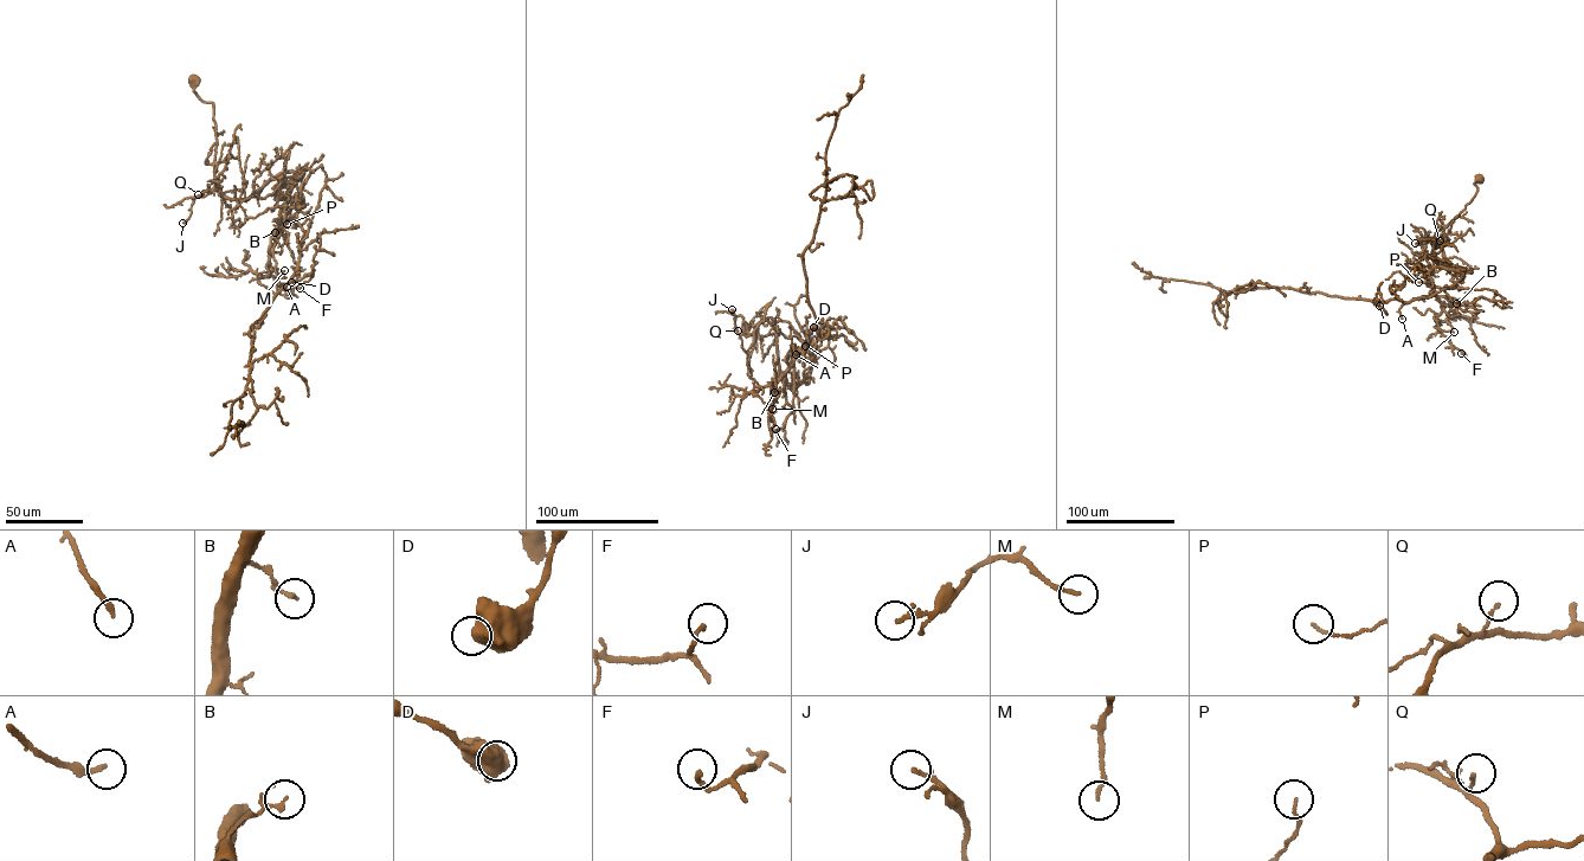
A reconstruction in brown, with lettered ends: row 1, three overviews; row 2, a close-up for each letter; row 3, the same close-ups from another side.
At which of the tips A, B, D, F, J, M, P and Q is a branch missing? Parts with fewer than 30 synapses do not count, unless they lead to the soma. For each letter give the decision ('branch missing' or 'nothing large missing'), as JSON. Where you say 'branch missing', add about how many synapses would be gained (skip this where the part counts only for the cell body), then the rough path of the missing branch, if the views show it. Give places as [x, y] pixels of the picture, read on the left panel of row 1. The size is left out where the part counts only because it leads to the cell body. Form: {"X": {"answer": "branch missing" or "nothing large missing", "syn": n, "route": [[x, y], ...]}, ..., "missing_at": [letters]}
{"A": {"answer": "branch missing", "syn": 40}, "B": {"answer": "nothing large missing"}, "D": {"answer": "nothing large missing"}, "F": {"answer": "nothing large missing"}, "J": {"answer": "nothing large missing"}, "M": {"answer": "nothing large missing"}, "P": {"answer": "nothing large missing"}, "Q": {"answer": "nothing large missing"}, "missing_at": ["A"]}

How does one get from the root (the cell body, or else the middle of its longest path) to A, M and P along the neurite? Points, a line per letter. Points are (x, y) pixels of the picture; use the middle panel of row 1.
A: (744, 326), (772, 325), (793, 387), (809, 380), (787, 367), (796, 354)
M: (744, 326), (755, 335), (770, 321), (780, 377), (793, 387), (809, 380), (793, 362), (770, 383), (772, 409)
P: (744, 326), (755, 335), (757, 325), (772, 325), (791, 387), (810, 371), (805, 346)

